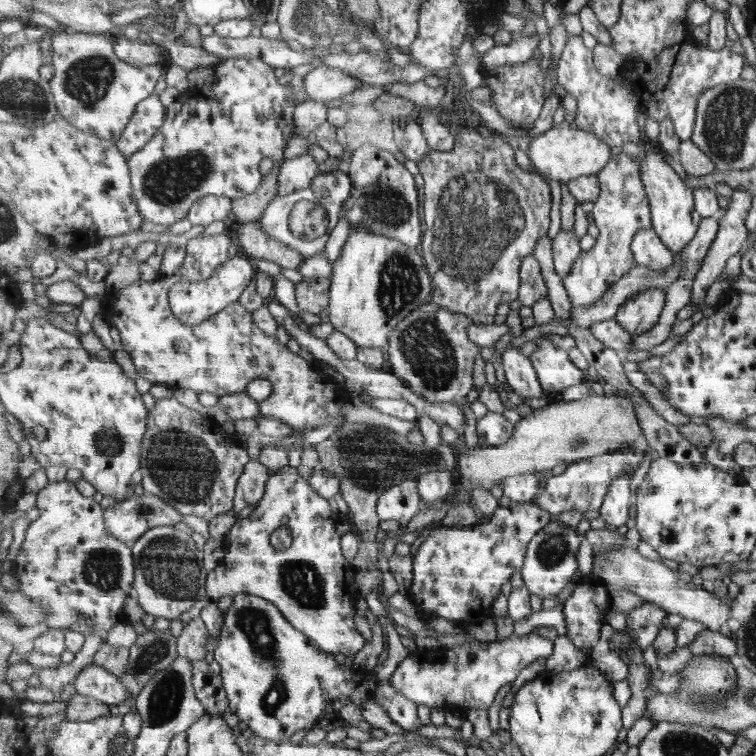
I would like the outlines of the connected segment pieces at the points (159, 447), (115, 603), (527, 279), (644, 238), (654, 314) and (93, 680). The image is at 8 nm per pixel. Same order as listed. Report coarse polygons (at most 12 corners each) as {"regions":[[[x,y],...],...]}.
{"regions":[[[177,398],[149,411],[138,478],[182,515],[234,510],[245,443]],[[49,480],[13,563],[62,633],[128,624],[132,546],[74,482]],[[527,256],[521,266],[520,304],[548,298],[541,263]],[[654,229],[640,231],[631,248],[637,264],[669,270],[677,254]],[[665,289],[621,304],[615,319],[636,337],[659,323]],[[95,664],[73,683],[105,705],[130,699],[119,676]]]}

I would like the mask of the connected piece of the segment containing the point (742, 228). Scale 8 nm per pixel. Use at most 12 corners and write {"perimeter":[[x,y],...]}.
{"perimeter":[[735,189],[720,230],[694,280],[692,301],[704,306],[707,290],[727,260],[744,247],[753,193]]}

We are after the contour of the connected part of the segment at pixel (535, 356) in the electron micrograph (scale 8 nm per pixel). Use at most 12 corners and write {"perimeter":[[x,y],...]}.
{"perimeter":[[547,335],[530,360],[549,397],[586,381],[585,372]]}

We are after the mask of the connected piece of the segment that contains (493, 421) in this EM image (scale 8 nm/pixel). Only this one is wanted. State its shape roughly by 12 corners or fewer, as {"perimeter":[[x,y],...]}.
{"perimeter":[[489,411],[476,423],[478,447],[507,442],[515,431],[505,413]]}

